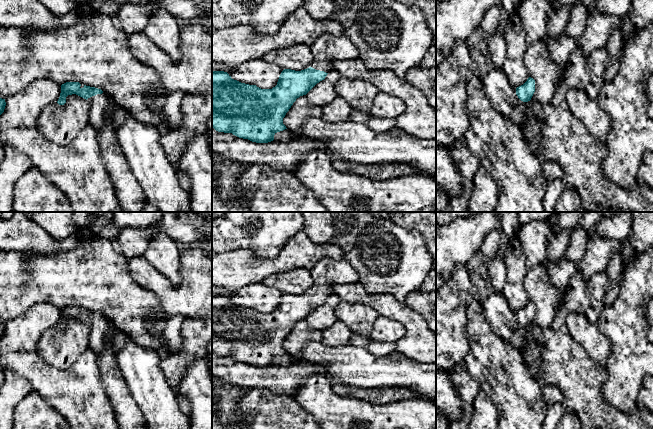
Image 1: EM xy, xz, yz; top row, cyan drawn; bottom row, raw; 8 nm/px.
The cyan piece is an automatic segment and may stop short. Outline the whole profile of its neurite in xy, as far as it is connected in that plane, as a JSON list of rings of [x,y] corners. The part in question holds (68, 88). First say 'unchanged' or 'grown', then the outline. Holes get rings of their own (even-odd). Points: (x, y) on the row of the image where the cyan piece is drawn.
grown; [[[66,82],[62,84],[57,103],[64,105],[66,103],[66,97],[72,94],[76,94],[90,103],[90,124],[98,133],[103,131],[105,118],[107,116],[111,118],[112,125],[116,132],[128,113],[126,109],[113,103],[101,89],[82,85],[79,82]]]

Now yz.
grown; [[[494,67],[485,74],[482,83],[493,108],[513,124],[521,126],[524,104],[535,92],[535,80],[529,77],[523,85],[515,88],[509,84],[503,70]]]

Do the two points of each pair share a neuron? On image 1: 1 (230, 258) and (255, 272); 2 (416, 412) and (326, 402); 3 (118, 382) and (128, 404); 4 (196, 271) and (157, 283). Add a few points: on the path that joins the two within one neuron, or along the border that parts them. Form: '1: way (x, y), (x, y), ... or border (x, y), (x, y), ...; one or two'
1: way (236, 264), (239, 267), (249, 268); one
2: way (394, 414), (348, 414); one
3: way (118, 387), (119, 395), (123, 399); one
4: way (189, 281), (178, 292), (167, 292); one

